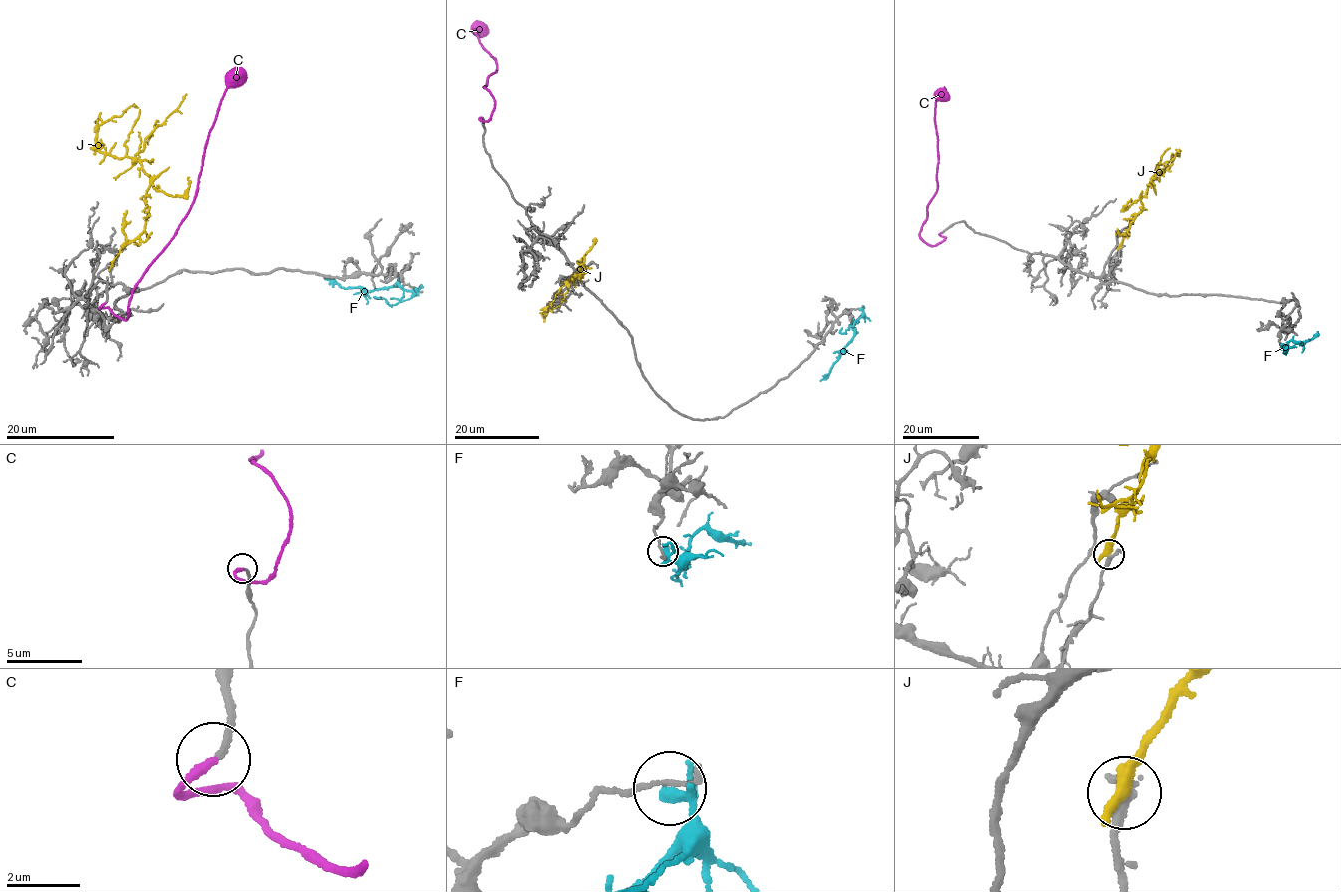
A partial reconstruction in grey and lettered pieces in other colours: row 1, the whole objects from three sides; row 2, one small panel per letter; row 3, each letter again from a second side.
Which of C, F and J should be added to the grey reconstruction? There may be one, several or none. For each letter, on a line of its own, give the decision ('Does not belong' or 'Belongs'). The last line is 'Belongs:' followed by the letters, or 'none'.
C: Belongs
F: Does not belong
J: Does not belong
Belongs: C

